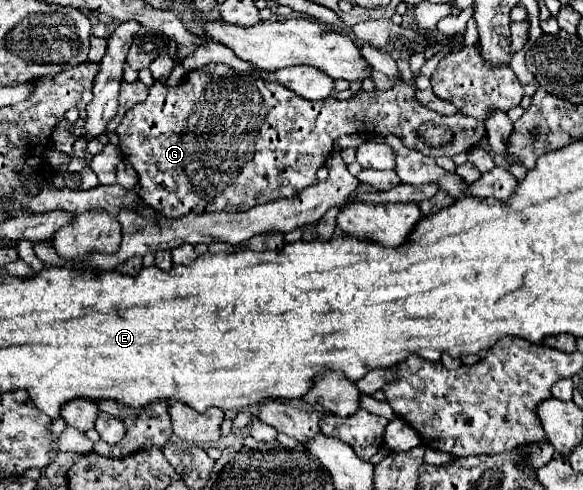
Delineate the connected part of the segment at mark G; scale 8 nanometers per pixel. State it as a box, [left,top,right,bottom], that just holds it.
[117,63,485,219]

